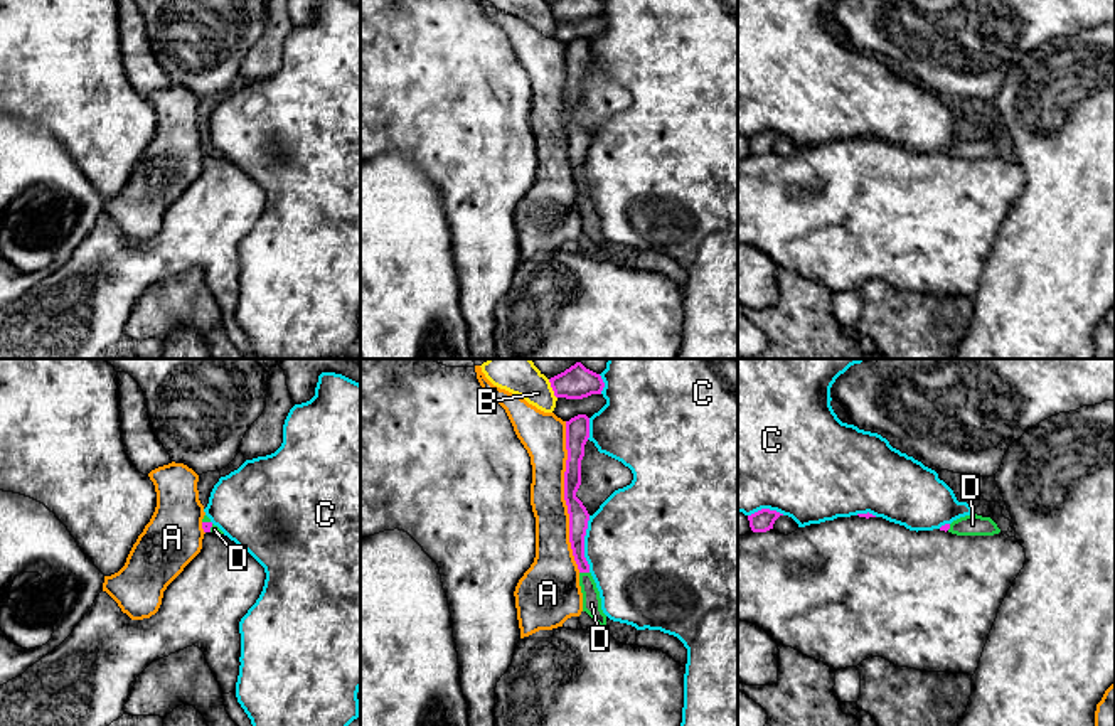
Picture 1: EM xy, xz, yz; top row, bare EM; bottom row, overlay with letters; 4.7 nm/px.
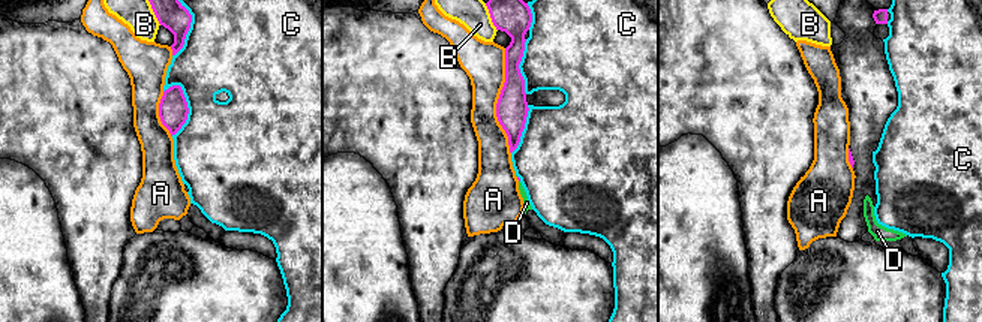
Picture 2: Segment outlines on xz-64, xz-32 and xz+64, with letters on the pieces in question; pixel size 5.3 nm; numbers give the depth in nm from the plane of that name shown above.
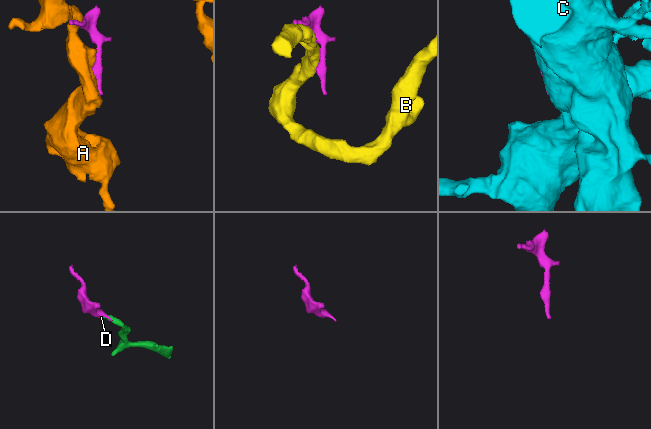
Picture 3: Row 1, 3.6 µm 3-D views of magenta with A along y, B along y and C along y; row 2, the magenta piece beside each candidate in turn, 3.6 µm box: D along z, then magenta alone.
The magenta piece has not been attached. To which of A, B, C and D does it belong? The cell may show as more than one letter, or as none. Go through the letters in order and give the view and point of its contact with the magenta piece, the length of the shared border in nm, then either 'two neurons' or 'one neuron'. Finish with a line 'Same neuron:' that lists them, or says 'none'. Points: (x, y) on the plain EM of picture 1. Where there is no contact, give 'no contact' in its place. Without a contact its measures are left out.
A: xz (565, 120) | 700 nm | two neurons
B: xz (553, 12) | 100 nm | two neurons
C: xz (583, 167) | 280 nm | two neurons
D: xz (585, 194) | 50 nm | one neuron
Same neuron: D

